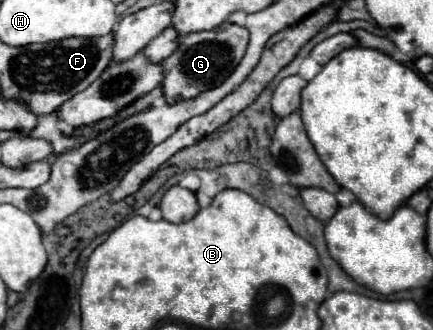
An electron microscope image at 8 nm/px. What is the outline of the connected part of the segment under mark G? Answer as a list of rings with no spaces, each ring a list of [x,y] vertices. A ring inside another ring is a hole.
[[[239,25],[217,27],[211,31],[197,31],[197,33],[179,37],[177,51],[163,61],[163,65],[165,65],[165,79],[163,79],[165,99],[169,103],[177,103],[179,99],[191,99],[219,83],[223,83],[223,79],[227,79],[227,75],[243,59],[247,43],[249,43],[249,31]]]

